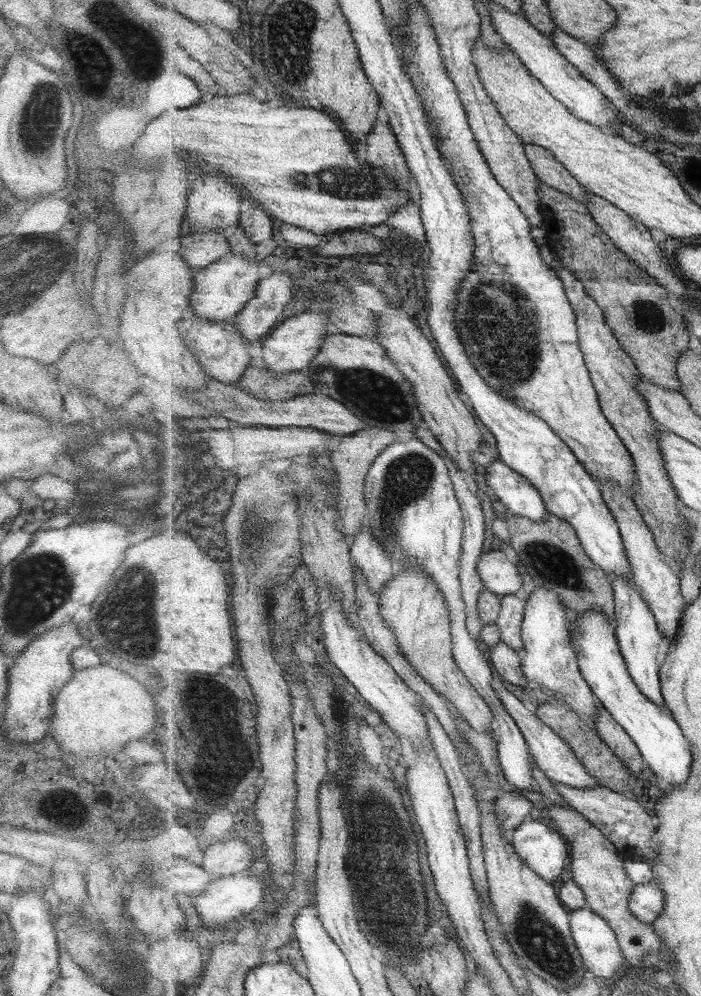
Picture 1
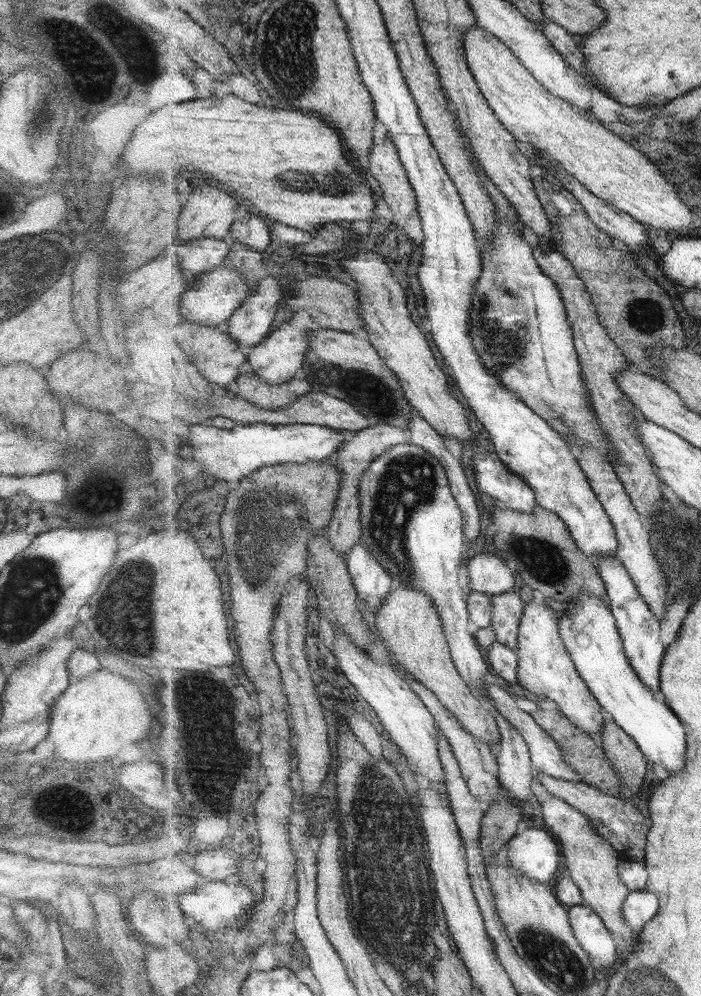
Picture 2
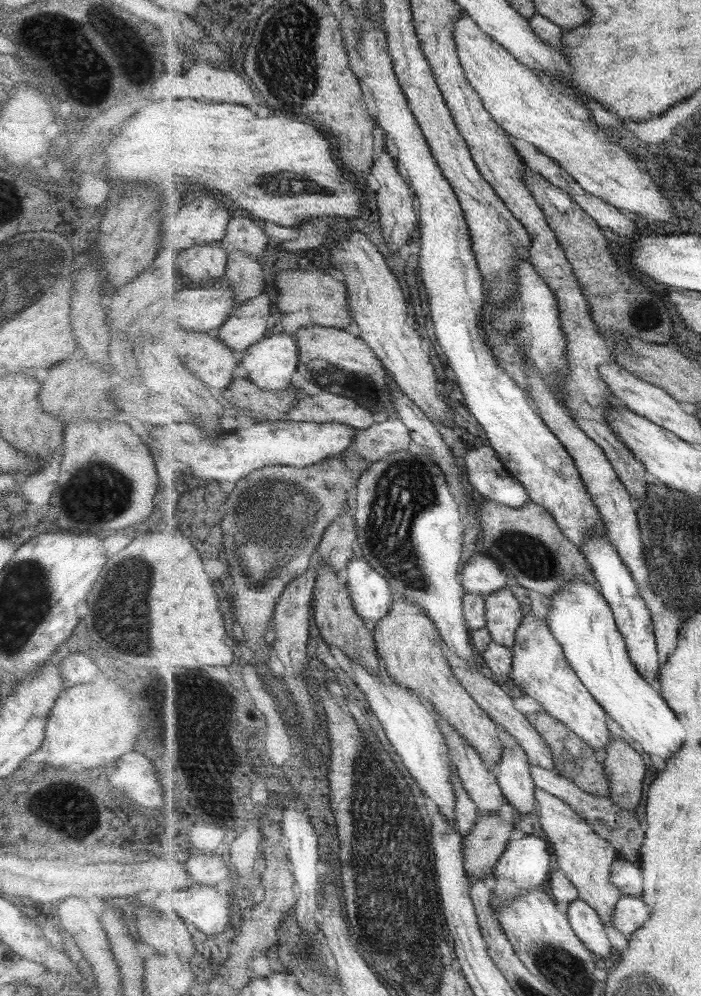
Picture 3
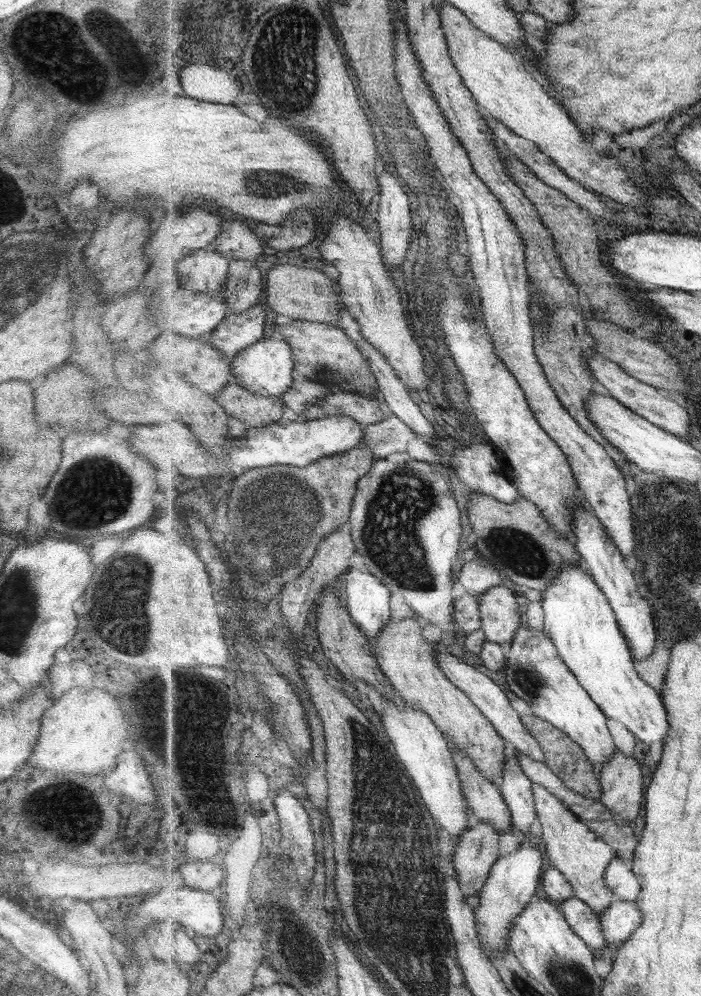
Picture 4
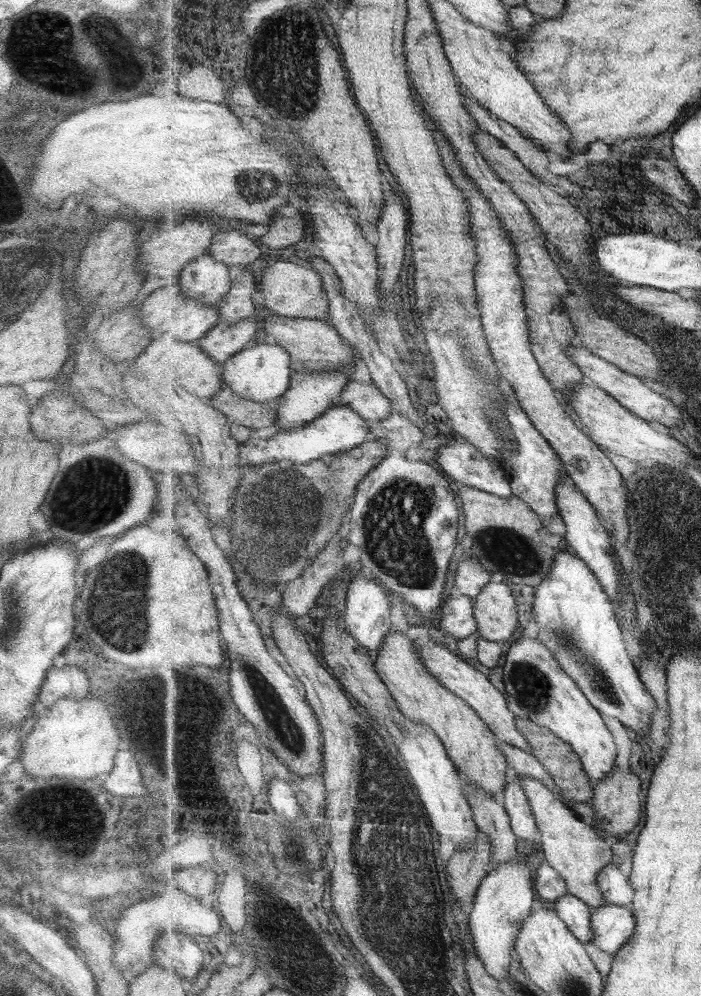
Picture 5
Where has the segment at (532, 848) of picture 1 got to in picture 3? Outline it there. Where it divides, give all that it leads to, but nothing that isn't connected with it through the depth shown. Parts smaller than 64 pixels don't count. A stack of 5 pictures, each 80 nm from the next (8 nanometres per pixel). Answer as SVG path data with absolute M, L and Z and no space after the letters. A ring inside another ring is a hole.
M526 831L525 836L510 842L507 850L496 864L495 873L491 876L495 882L492 905L497 908L497 916L500 906L506 900L510 900L518 894L524 894L524 892L537 888L550 880L551 860L553 860L552 848L546 838L543 839Z

